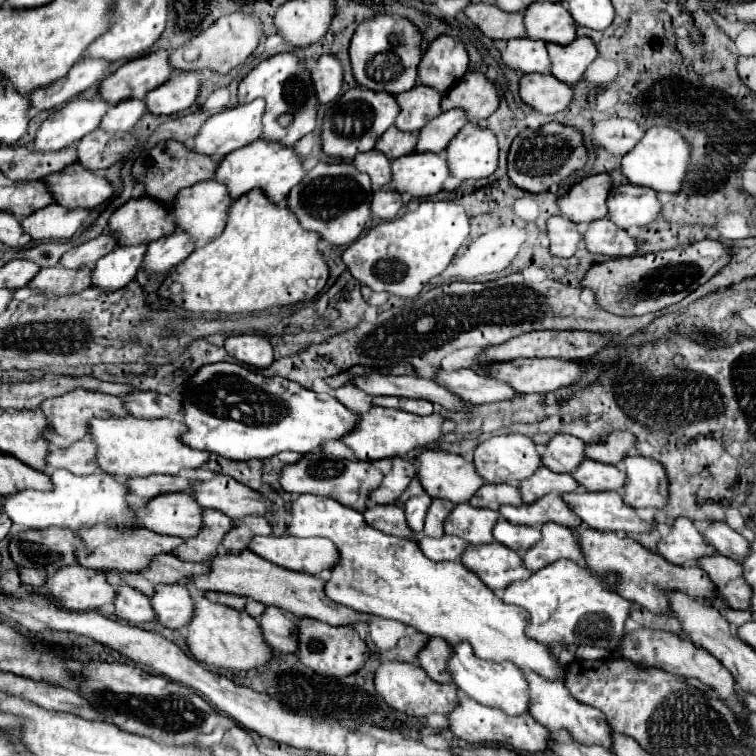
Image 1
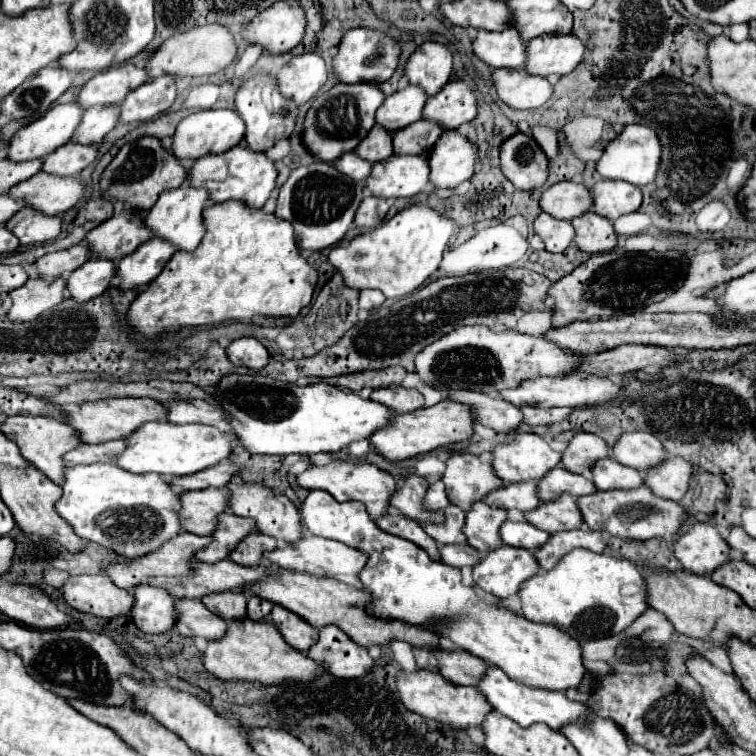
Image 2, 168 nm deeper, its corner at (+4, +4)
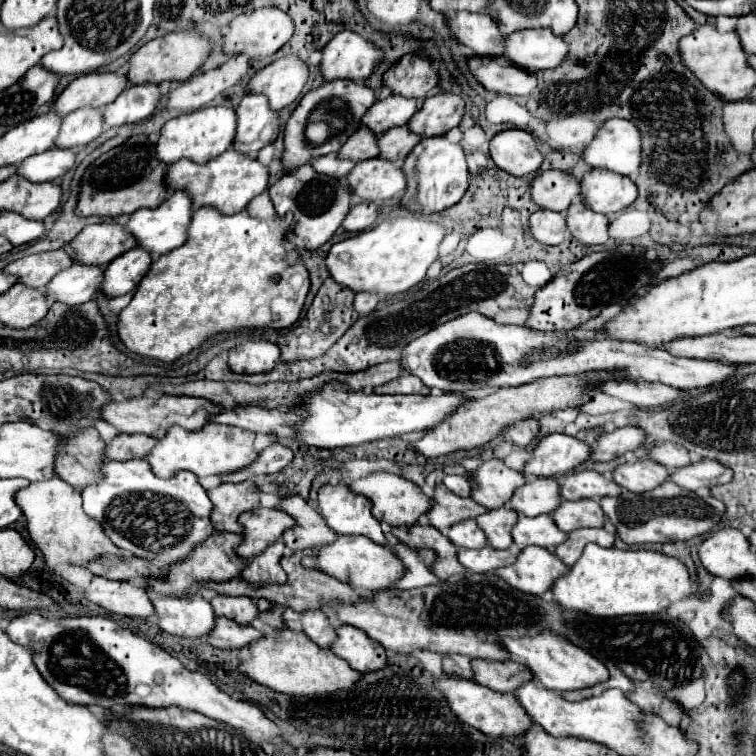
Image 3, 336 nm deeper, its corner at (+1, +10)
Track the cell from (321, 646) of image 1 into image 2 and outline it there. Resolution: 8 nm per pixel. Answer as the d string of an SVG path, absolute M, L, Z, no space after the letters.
M334 625L320 629L318 643L314 643L306 655L322 665L330 675L344 679L362 677L374 665L368 649L354 643L342 629Z

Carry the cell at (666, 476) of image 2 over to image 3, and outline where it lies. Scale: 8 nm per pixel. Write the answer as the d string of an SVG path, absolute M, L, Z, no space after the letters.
M703 459L699 463L691 463L685 469L677 469L671 475L671 481L681 485L683 489L697 491L699 487L717 487L729 483L733 479L733 471L719 461Z

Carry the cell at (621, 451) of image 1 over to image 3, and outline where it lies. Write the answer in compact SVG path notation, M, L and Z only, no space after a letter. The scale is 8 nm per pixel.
M657 443L651 447L651 459L665 465L669 471L685 467L691 463L689 451L677 443Z

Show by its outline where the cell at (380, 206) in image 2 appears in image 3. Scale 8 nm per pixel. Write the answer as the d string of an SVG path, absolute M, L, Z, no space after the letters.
M365 201L355 203L355 205L351 207L351 211L347 213L345 221L343 221L343 229L349 231L349 233L365 231L365 229L369 229L369 227L375 223L377 215L379 215L377 205L373 205L373 203L365 203Z

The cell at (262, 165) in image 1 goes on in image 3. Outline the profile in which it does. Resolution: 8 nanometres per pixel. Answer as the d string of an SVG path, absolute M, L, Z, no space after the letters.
M227 149L219 157L211 159L209 165L197 165L187 159L173 163L165 175L165 185L171 191L185 191L193 199L193 207L213 207L223 215L235 215L245 209L245 205L267 189L269 169L255 159L249 159L235 149Z

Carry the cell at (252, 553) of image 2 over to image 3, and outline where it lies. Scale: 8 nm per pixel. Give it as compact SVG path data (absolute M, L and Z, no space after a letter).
M279 539L277 543L269 545L261 555L249 559L249 565L243 569L243 579L253 585L265 585L265 583L285 583L287 575L281 567L281 557L283 557L283 541Z

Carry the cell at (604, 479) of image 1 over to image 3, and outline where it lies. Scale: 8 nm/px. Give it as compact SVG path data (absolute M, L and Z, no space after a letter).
M645 459L645 461L635 461L635 463L623 463L615 469L613 479L617 485L621 485L627 491L633 493L645 493L669 479L669 469L659 465L657 461Z

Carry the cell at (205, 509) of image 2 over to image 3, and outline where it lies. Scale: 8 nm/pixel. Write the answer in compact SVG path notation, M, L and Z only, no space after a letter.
M253 481L245 483L223 483L217 489L207 491L215 509L213 509L213 525L217 531L243 533L243 525L239 525L239 515L243 511L259 507L259 489Z

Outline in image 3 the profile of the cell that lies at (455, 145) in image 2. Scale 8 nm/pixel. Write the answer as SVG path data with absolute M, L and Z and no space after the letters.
M445 137L421 139L421 143L411 151L415 155L415 177L417 177L417 201L413 201L413 211L431 215L445 211L459 203L469 187L469 171L465 163L465 153L459 143L449 143Z

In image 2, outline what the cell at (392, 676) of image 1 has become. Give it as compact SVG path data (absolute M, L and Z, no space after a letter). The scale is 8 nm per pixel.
M400 669L396 673L396 687L400 693L400 701L408 711L414 711L422 717L442 721L450 727L472 727L482 723L486 711L492 707L474 691L474 687L464 687L464 685L454 685L448 679L442 679L436 671L430 669L418 669L418 671L406 671Z

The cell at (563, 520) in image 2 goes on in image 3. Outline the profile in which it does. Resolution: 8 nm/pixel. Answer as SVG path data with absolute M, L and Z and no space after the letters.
M581 499L581 501L563 501L559 509L553 513L557 527L565 533L571 533L581 527L603 527L605 513L595 499Z

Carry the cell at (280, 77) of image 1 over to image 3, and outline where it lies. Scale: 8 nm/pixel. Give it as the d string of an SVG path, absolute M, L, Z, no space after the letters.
M247 95L237 107L237 133L233 149L255 157L265 145L271 145L279 135L279 115L271 111L261 95Z

